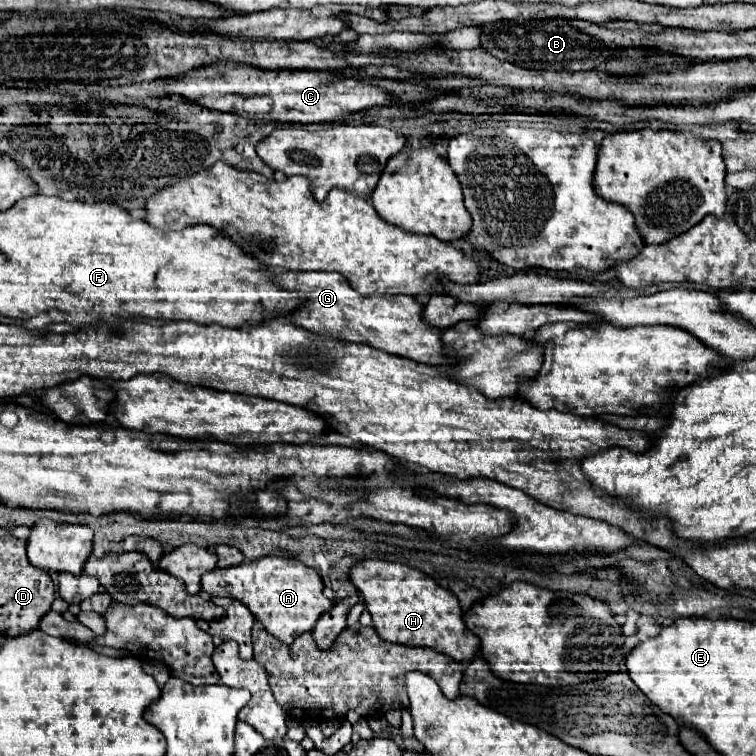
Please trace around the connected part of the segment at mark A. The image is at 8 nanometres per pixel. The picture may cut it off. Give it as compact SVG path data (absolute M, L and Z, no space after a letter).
M262 556L250 564L214 568L202 576L202 590L210 596L228 596L250 608L256 620L284 644L292 644L302 632L310 632L332 600L324 596L324 584L316 570L292 558Z

